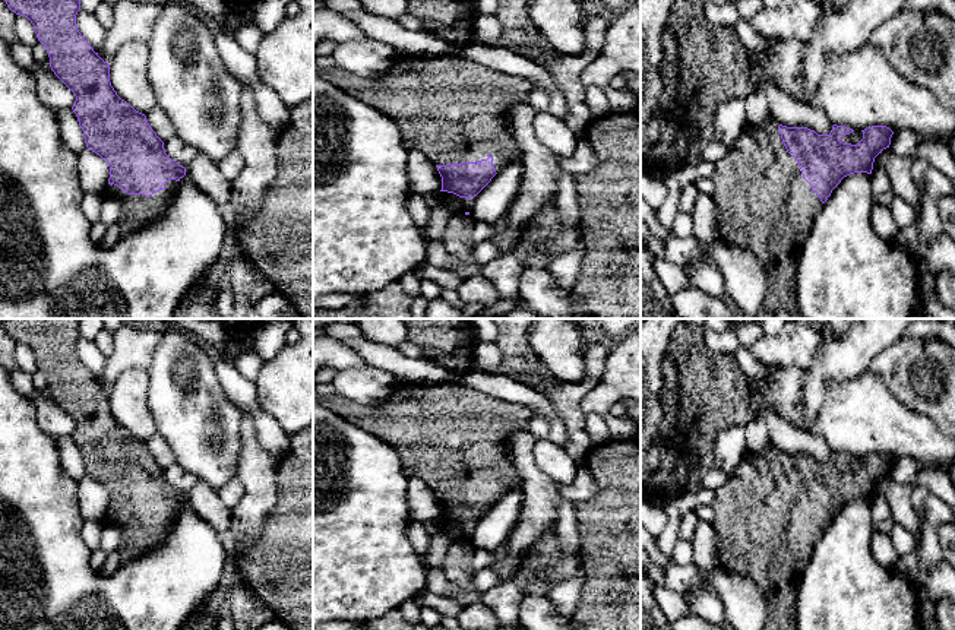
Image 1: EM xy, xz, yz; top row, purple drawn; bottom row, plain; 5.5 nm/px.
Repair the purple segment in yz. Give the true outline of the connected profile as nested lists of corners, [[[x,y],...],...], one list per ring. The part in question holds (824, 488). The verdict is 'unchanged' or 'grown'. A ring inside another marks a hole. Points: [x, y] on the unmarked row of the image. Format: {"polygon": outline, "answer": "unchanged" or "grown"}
{"polygon": [[[769,443],[763,450],[747,453],[725,484],[715,490],[712,529],[715,532],[718,566],[743,576],[750,576],[763,592],[768,604],[765,630],[797,630],[796,599],[801,573],[812,551],[841,507],[854,500],[872,501],[875,485],[891,472],[894,459],[886,453],[872,453],[863,459],[857,472],[839,466],[854,459],[850,455],[832,453],[829,462],[818,462],[807,455],[787,455],[774,450]]], "answer": "grown"}

